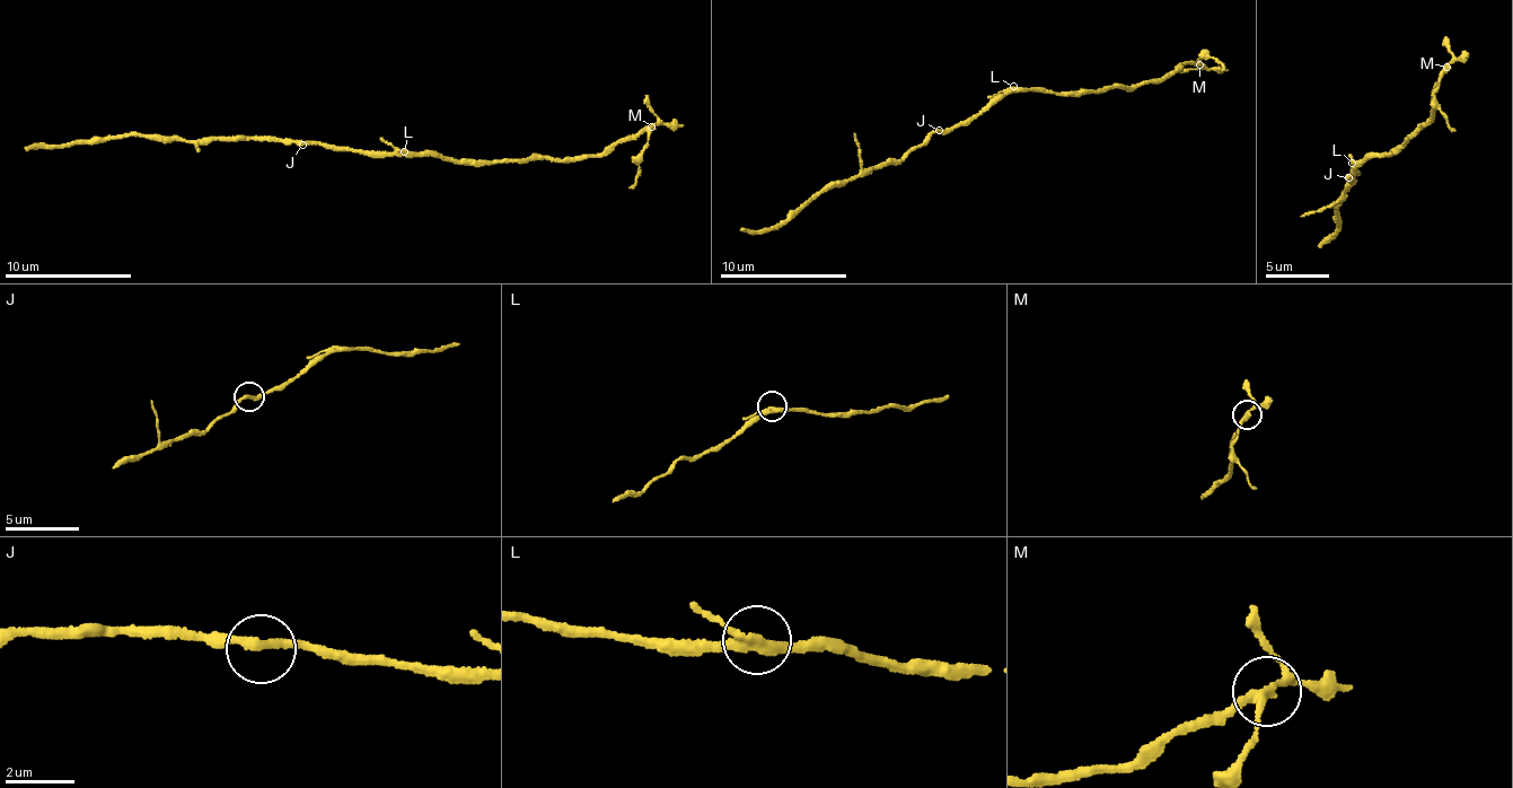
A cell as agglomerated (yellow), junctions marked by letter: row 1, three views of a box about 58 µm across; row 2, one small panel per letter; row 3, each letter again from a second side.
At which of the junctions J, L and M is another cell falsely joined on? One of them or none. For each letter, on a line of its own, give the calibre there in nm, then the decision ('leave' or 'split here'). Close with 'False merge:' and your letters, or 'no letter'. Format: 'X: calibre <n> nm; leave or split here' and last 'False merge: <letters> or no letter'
J: calibre 240 nm; leave
L: calibre 240 nm; leave
M: calibre 220 nm; split here
False merge: M

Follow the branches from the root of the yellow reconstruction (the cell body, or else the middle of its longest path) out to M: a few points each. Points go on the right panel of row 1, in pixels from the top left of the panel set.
M: (1355, 168), (1354, 165), (1365, 159), (1408, 143), (1416, 130), (1434, 122), (1433, 90), (1448, 68)

